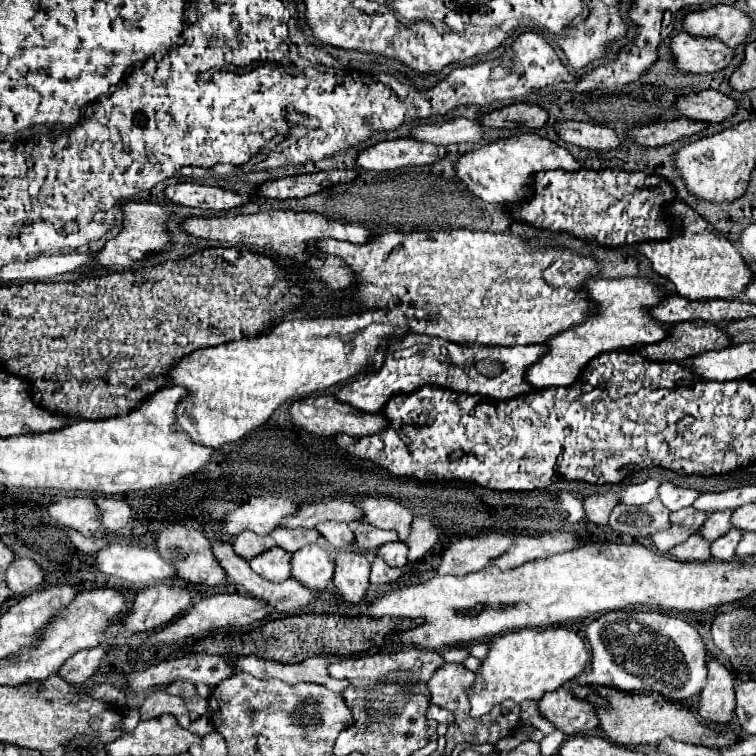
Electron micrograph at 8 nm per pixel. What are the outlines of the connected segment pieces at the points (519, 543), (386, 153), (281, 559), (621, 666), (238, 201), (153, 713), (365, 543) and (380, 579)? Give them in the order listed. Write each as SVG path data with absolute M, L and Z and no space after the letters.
M556 531L552 535L540 535L540 537L520 537L512 545L512 549L508 549L508 553L492 559L490 565L496 565L500 569L514 569L528 561L546 559L556 553L570 551L576 545L578 545L576 535L566 531L560 531L560 533Z
M416 139L382 141L374 147L360 151L358 167L366 171L390 171L402 167L424 167L446 157L446 147Z
M272 547L268 553L254 557L250 561L250 567L266 581L280 583L290 577L290 559L292 559L292 553L288 553L280 547Z
M610 611L588 625L586 637L592 655L588 683L634 693L660 693L670 703L684 703L706 685L706 645L700 633L678 617L650 611Z
M178 183L166 187L166 201L176 201L178 205L190 205L200 209L234 209L242 207L250 201L248 195L238 195L234 191L226 191L222 187L206 187L196 183Z
M164 687L156 689L154 693L150 693L146 697L146 701L142 703L142 719L154 719L162 713L170 713L176 717L178 725L180 727L188 727L190 725L190 719L188 719L188 709L184 707L184 701L180 697L174 697L174 695L168 695L164 691Z
M352 521L348 523L352 533L354 533L354 541L358 547L362 549L378 549L380 545L388 543L388 541L396 541L398 535L392 533L392 531L382 531L382 529L376 529L372 525L364 525L362 521Z
M380 557L372 559L372 573L370 573L370 583L372 585L384 585L384 583L396 583L402 575L402 569L386 565Z

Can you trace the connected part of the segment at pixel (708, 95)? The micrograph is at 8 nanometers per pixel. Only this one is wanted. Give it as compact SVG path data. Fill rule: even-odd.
M714 89L678 99L678 109L682 115L696 121L708 121L708 123L722 123L730 119L738 111L738 107L740 107L738 99L732 99Z

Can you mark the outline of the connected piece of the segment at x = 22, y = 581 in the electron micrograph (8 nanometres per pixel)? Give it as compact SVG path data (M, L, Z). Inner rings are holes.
M16 559L6 573L6 583L16 597L24 597L30 589L40 589L44 583L44 571L30 559Z

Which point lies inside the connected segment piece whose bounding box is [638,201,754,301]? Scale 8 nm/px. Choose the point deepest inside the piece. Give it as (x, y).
(700, 261)

